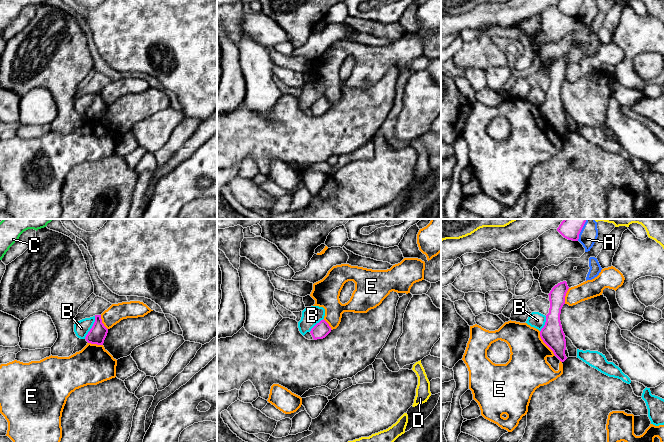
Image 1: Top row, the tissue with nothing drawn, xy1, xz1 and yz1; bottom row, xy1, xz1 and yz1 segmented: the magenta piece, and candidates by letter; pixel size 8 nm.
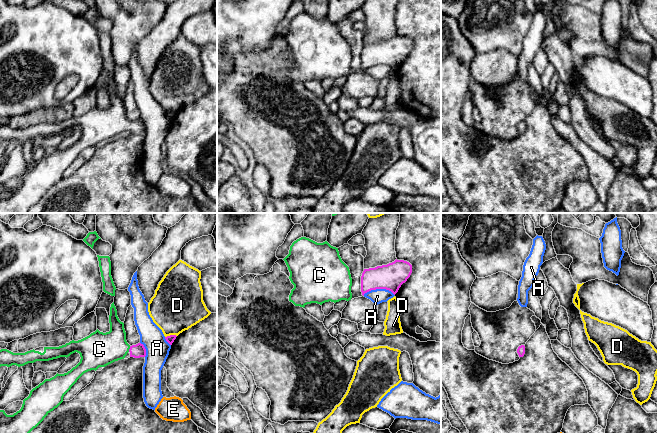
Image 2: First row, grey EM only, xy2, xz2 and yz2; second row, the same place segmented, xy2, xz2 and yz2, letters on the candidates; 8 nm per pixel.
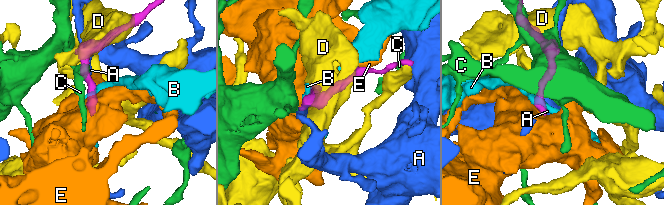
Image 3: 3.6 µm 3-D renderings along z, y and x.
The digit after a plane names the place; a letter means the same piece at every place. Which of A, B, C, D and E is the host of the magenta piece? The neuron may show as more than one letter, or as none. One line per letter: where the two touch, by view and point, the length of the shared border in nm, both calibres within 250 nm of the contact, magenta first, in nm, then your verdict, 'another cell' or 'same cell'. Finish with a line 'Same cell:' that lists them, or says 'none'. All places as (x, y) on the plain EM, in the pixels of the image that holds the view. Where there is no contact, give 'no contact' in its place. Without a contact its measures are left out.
A: contact xz2 (379, 64); length 260 nm; calibres 200 and 120 nm; another cell
B: contact xy1 (92, 103); length 200 nm; calibres 140 and 130 nm; another cell
C: contact xy2 (129, 125); length 50 nm; calibres 110 and 280 nm; same cell
D: contact xy2 (170, 111); length 100 nm; calibres 70 and 420 nm; another cell
E: contact yz1 (544, 118); length 240 nm; calibres 180 and 320 nm; another cell
Same cell: C

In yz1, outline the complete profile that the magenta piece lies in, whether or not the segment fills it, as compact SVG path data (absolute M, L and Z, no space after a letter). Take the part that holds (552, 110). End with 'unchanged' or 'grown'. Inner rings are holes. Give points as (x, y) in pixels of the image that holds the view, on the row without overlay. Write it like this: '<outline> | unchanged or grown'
M566 57L560 58L552 64L548 70L550 77L549 89L546 91L545 101L540 107L540 113L543 118L561 138L567 135L565 131L566 116L560 97L560 90L565 80L565 72L568 65Z | unchanged

